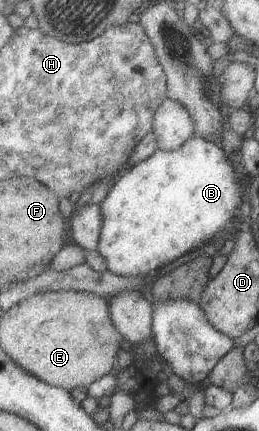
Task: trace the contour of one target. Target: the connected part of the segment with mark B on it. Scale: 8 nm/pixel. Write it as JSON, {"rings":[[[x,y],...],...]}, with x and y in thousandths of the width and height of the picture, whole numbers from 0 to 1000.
{"rings":[[[761,311],[737,325],[726,325],[722,334],[707,334],[691,348],[633,350],[614,346],[614,353],[598,362],[583,362],[575,371],[533,376],[521,385],[510,385],[490,399],[479,399],[463,411],[444,418],[440,432],[421,443],[409,462],[386,473],[394,492],[402,494],[402,534],[390,536],[390,561],[378,585],[402,596],[413,610],[413,622],[444,636],[467,640],[529,645],[529,640],[583,640],[591,631],[622,626],[637,615],[699,599],[710,589],[722,589],[761,575],[807,566],[815,557],[838,552],[869,534],[884,529],[884,520],[900,520],[900,510],[923,506],[931,462],[931,413],[900,385],[892,371],[876,367],[869,348],[842,334],[822,334],[811,325],[784,320]]]}

